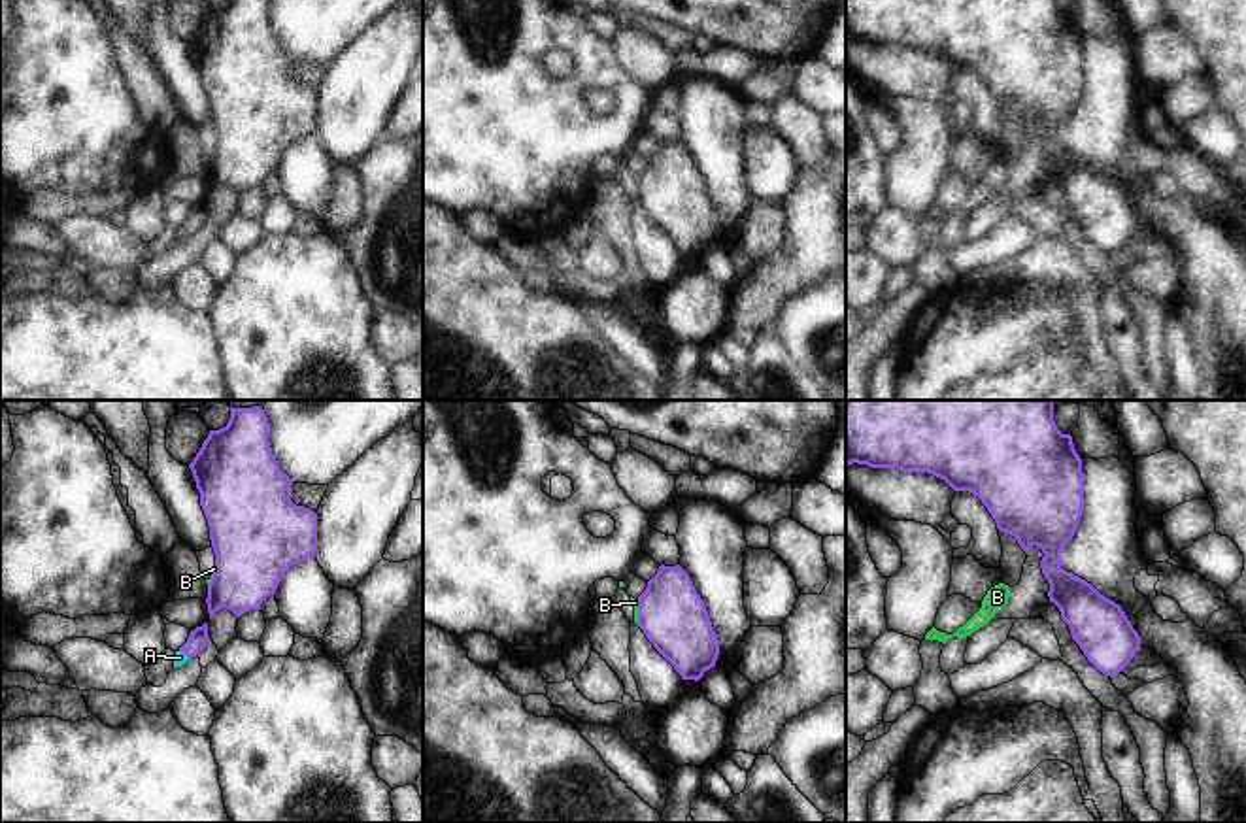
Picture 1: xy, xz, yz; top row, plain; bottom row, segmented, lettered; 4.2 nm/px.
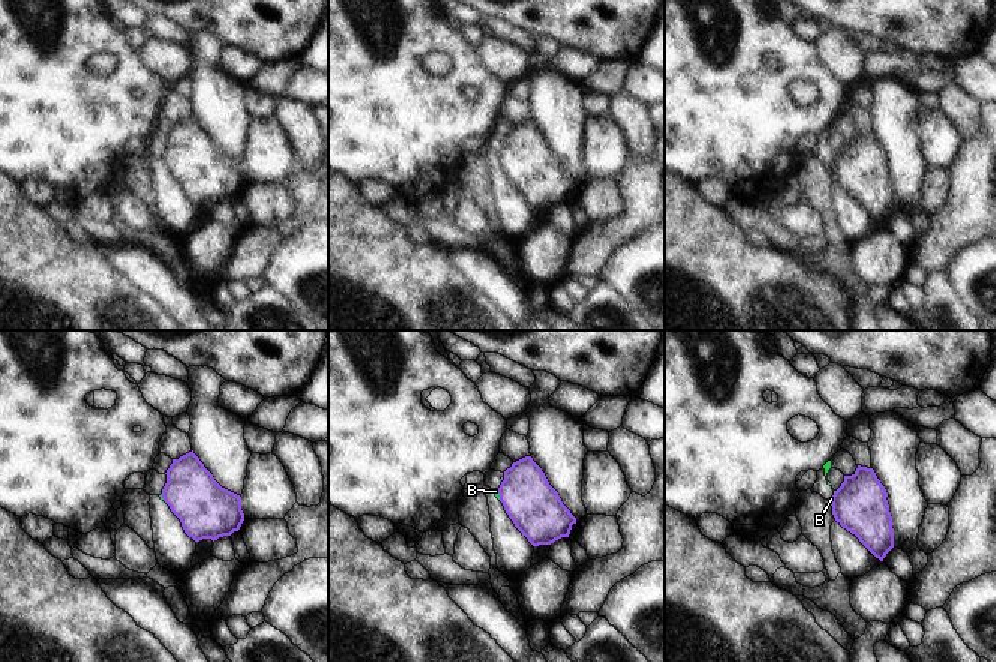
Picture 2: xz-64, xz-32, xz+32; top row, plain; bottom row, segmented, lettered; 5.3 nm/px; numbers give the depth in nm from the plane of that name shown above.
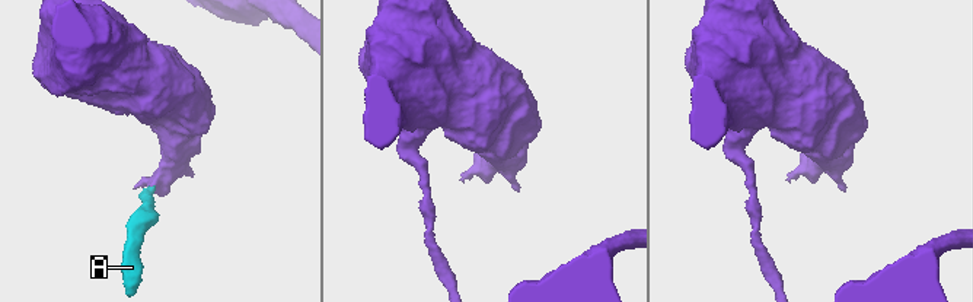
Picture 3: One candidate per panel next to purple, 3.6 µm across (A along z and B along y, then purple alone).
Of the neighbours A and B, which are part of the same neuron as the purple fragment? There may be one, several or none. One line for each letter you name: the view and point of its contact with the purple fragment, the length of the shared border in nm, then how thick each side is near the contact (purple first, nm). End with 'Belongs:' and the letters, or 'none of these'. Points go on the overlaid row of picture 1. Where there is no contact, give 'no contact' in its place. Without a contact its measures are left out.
A: xy (185, 654) | 60 nm | 90/50 nm
Belongs: A

